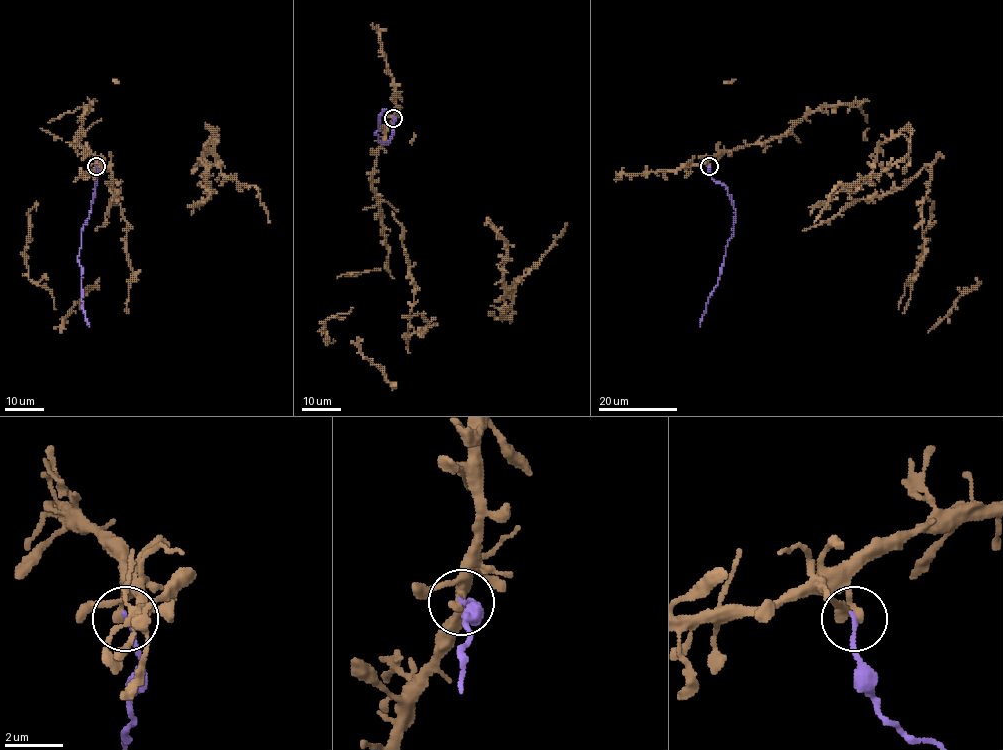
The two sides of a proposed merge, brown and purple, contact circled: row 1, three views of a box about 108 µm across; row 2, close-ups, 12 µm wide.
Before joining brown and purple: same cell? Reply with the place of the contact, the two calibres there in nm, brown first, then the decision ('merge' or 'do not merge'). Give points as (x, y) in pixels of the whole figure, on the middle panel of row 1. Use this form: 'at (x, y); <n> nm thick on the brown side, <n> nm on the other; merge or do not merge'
at (393, 118); 280 nm thick on the brown side, 140 nm on the other; do not merge

